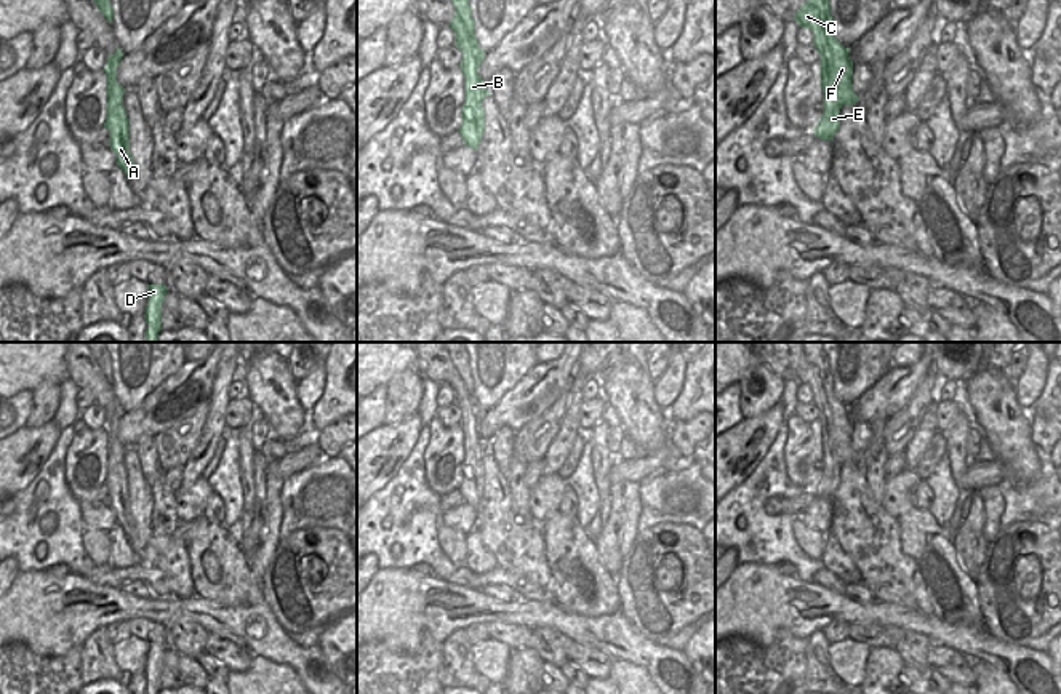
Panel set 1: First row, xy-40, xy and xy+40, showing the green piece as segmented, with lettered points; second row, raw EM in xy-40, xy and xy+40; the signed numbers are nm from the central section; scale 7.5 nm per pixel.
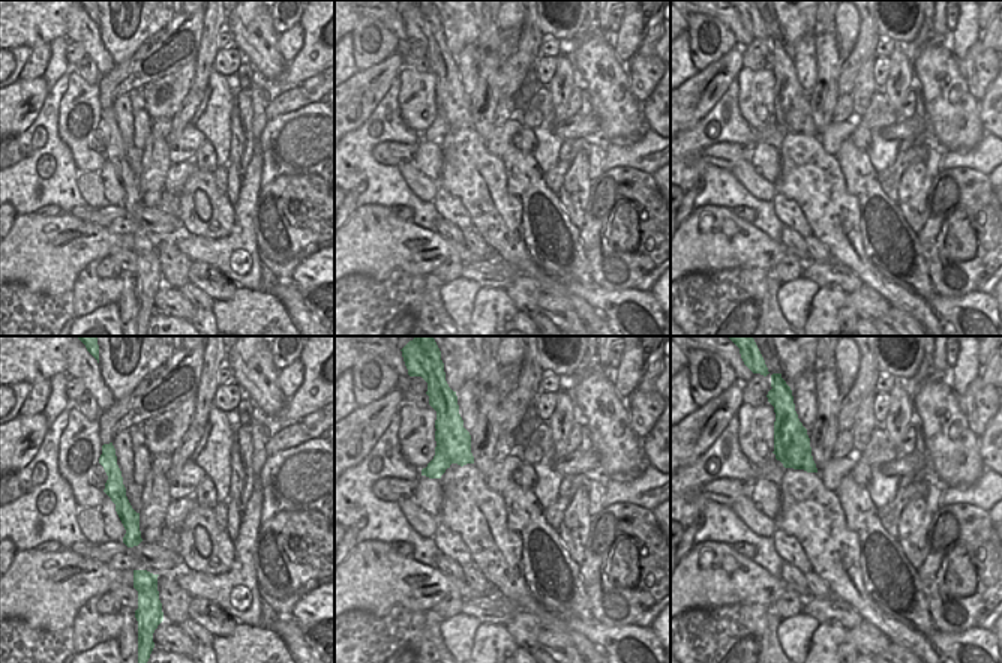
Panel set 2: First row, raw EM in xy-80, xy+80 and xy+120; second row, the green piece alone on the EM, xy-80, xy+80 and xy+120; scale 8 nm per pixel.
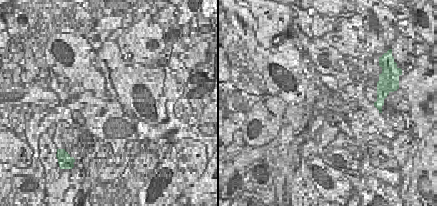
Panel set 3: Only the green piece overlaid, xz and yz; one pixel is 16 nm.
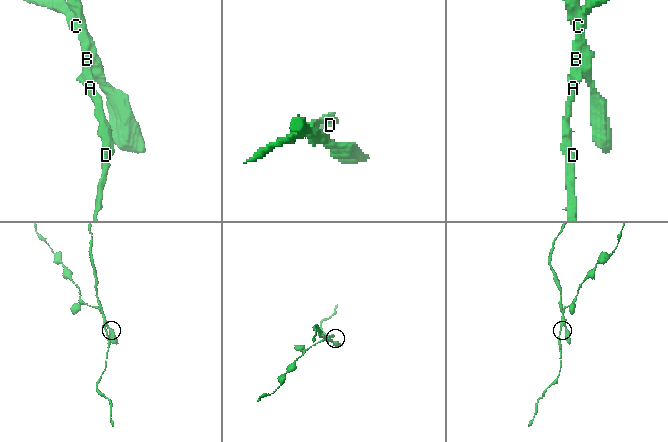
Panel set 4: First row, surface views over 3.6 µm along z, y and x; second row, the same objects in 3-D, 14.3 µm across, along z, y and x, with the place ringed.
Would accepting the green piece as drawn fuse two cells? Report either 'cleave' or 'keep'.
cleave

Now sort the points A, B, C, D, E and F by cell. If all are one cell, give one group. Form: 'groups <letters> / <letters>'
groups A B C D E / F

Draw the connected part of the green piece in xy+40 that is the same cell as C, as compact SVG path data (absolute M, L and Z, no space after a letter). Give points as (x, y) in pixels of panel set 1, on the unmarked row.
M805 361L795 369L795 379L800 385L808 385L813 390L813 405L819 413L821 422L821 446L823 446L823 473L813 488L815 496L832 497L840 483L839 454L832 445L834 417L829 409L827 393L819 377L818 368Z

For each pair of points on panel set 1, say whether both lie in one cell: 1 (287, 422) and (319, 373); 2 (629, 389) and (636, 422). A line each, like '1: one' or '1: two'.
1: two
2: one

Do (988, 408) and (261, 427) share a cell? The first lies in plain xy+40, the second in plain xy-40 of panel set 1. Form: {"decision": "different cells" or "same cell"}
{"decision": "different cells"}

